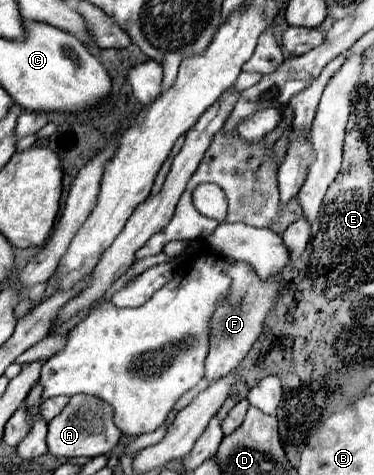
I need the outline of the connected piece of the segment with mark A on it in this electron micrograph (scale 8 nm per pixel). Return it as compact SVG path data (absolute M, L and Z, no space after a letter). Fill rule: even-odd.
M77 394L65 406L65 410L49 422L47 432L47 452L53 456L73 458L73 456L87 456L95 458L101 454L109 454L121 438L119 428L113 424L113 408L99 398Z

